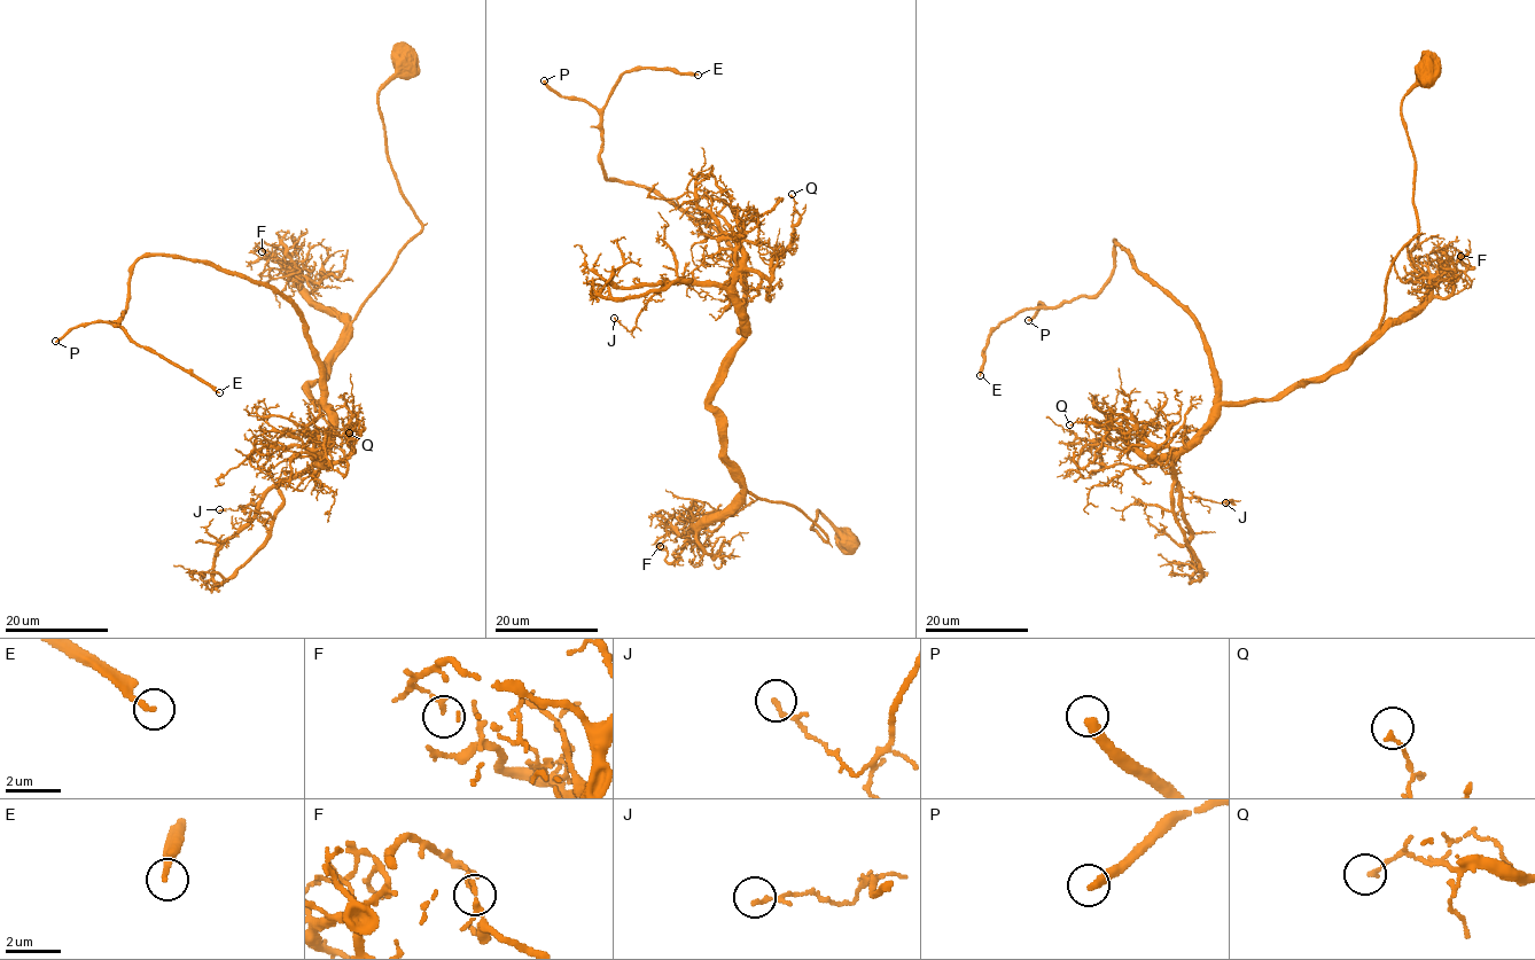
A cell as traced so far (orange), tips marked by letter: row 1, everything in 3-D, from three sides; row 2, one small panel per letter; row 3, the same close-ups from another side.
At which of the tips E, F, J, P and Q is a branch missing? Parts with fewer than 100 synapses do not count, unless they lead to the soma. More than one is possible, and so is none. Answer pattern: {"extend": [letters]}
{"extend": ["E", "P"]}

